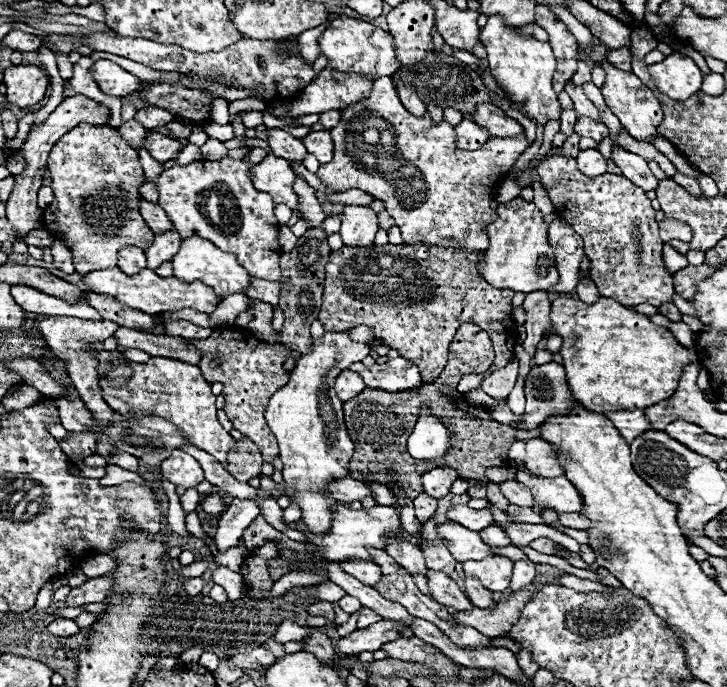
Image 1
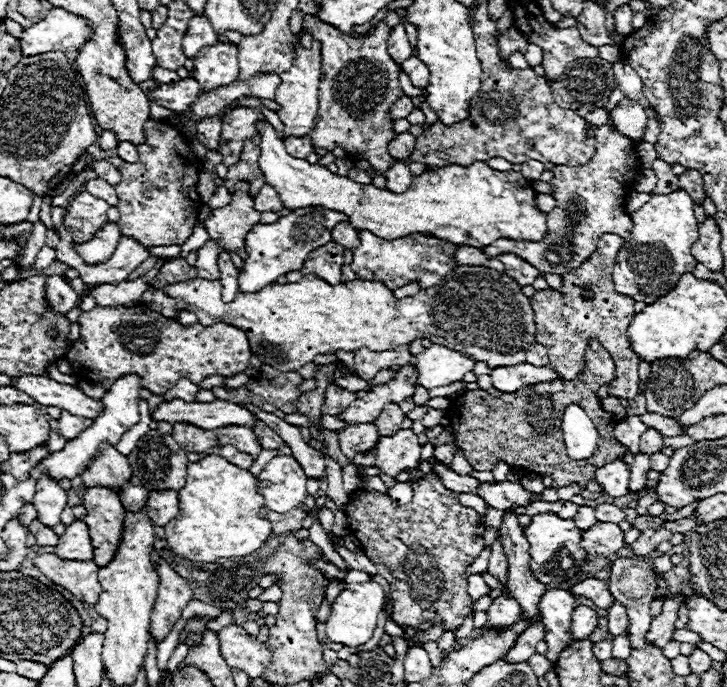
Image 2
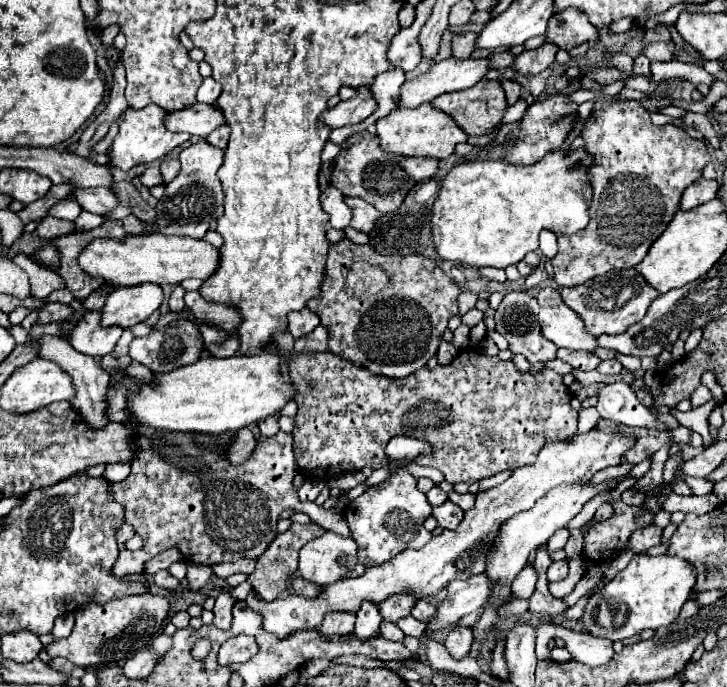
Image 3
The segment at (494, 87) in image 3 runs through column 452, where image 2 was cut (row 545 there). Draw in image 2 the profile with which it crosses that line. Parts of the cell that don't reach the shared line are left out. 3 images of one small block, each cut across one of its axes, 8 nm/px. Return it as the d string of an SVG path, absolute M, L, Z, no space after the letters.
M86 488L84 502L86 508L84 522L90 530L94 564L100 568L110 564L116 556L116 548L122 540L124 530L124 508L120 504L118 492L110 488Z

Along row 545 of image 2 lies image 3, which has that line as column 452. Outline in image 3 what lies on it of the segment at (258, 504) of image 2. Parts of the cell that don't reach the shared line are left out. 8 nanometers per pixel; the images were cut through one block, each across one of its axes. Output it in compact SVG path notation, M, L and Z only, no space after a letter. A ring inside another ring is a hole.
M580 148L568 156L564 150L548 152L548 156L532 166L512 166L504 160L464 162L454 166L440 182L440 192L430 212L430 240L438 252L438 258L460 266L506 268L508 264L518 264L526 252L538 248L538 232L542 228L550 228L556 234L574 234L582 230L590 220L588 204L592 198L592 188L586 178L586 168L590 162L592 158ZM576 162L582 166L576 168Z

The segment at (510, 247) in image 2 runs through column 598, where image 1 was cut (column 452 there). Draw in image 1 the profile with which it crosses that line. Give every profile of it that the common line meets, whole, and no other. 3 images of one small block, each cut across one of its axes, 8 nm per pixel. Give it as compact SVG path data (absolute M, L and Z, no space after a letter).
M378 78L364 102L342 110L342 120L330 134L334 134L334 158L320 164L316 172L324 184L338 192L360 188L376 200L384 200L406 244L442 244L452 238L466 250L488 248L486 226L496 220L496 212L490 210L496 182L532 146L526 134L518 134L514 138L488 138L478 150L460 150L454 144L454 126L446 120L436 124L430 114L422 118L408 114L390 78Z

